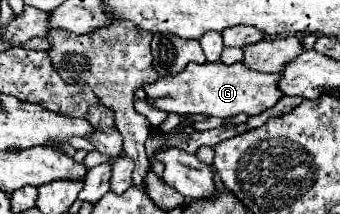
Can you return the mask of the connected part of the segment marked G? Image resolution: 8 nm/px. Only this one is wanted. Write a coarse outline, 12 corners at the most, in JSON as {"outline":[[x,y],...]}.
{"outline":[[188,63],[144,85],[168,113],[258,115],[280,97],[276,73]]}

